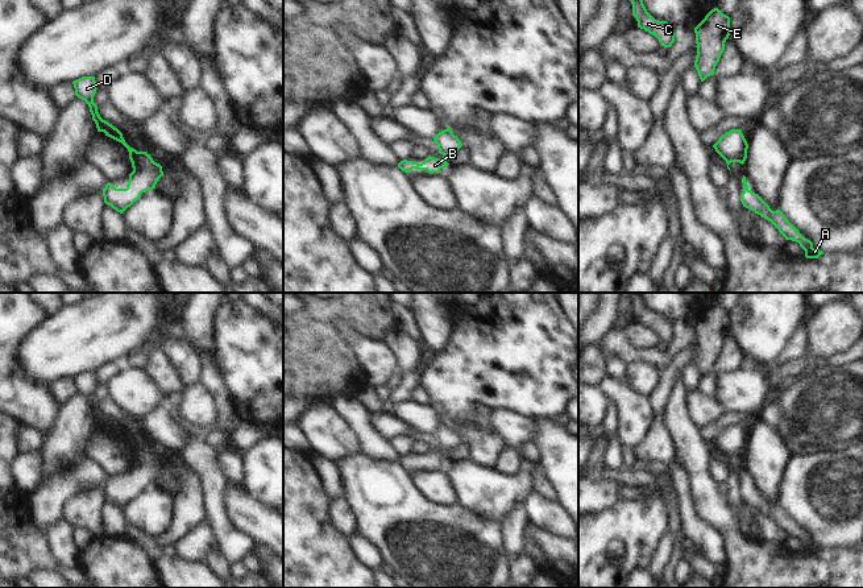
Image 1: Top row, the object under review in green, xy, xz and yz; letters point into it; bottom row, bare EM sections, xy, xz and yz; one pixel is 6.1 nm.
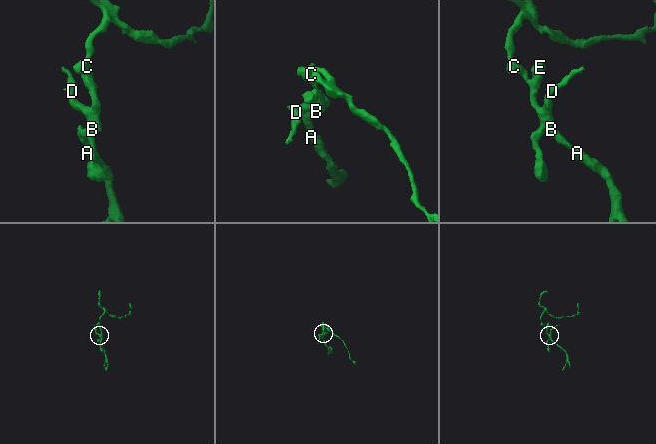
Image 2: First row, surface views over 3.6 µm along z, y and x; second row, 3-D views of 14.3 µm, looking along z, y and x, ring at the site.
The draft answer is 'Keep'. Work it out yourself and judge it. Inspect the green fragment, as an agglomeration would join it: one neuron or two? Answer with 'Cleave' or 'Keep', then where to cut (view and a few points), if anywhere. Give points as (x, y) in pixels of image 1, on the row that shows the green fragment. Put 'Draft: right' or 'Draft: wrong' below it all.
Keep. No split
Draft: right

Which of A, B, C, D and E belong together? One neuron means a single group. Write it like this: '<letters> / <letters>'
A B C D E

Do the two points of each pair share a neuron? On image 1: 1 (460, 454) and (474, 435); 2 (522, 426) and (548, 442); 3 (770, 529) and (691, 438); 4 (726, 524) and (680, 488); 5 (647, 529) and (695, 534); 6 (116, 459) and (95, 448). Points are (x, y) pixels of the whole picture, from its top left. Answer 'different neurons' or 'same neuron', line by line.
1: different neurons
2: different neurons
3: different neurons
4: different neurons
5: different neurons
6: same neuron

